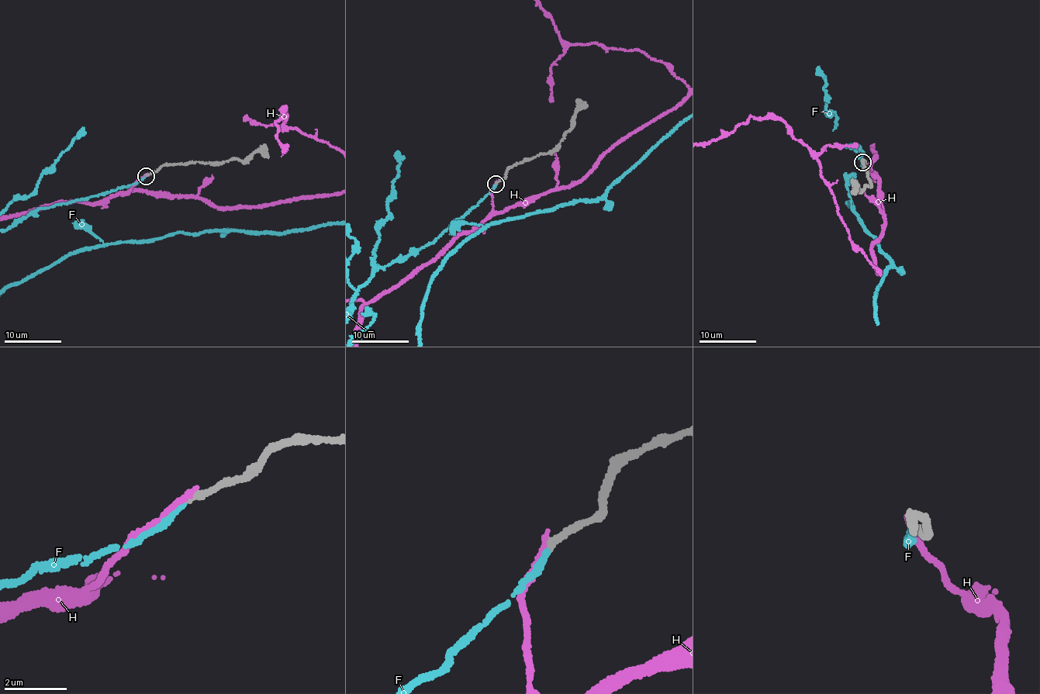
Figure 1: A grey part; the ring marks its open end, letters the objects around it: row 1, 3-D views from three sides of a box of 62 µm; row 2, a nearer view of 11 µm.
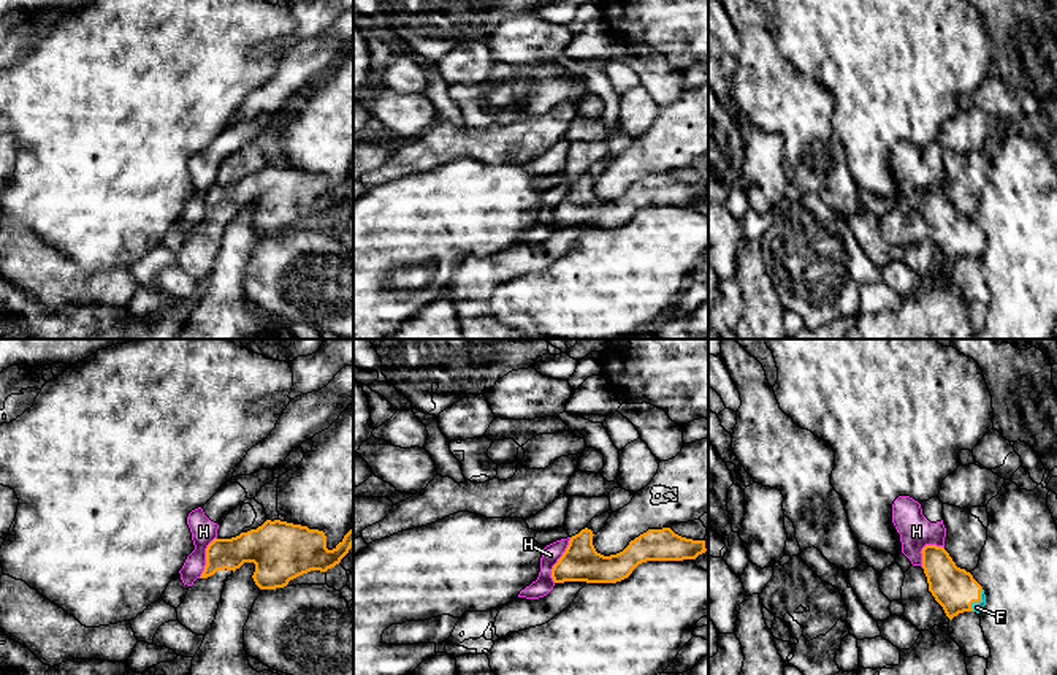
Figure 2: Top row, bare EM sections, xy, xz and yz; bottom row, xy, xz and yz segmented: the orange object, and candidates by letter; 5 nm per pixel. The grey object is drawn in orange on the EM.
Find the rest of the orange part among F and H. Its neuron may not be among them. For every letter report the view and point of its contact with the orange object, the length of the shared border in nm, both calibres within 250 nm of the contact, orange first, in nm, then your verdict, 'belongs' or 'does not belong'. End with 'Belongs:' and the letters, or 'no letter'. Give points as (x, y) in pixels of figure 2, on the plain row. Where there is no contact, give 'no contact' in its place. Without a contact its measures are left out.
F: contact yz (976, 247); length 130 nm; calibres 220 and 50 nm; belongs
H: contact xz (558, 205); length 240 nm; calibres 200 and 90 nm; does not belong
Belongs: F

